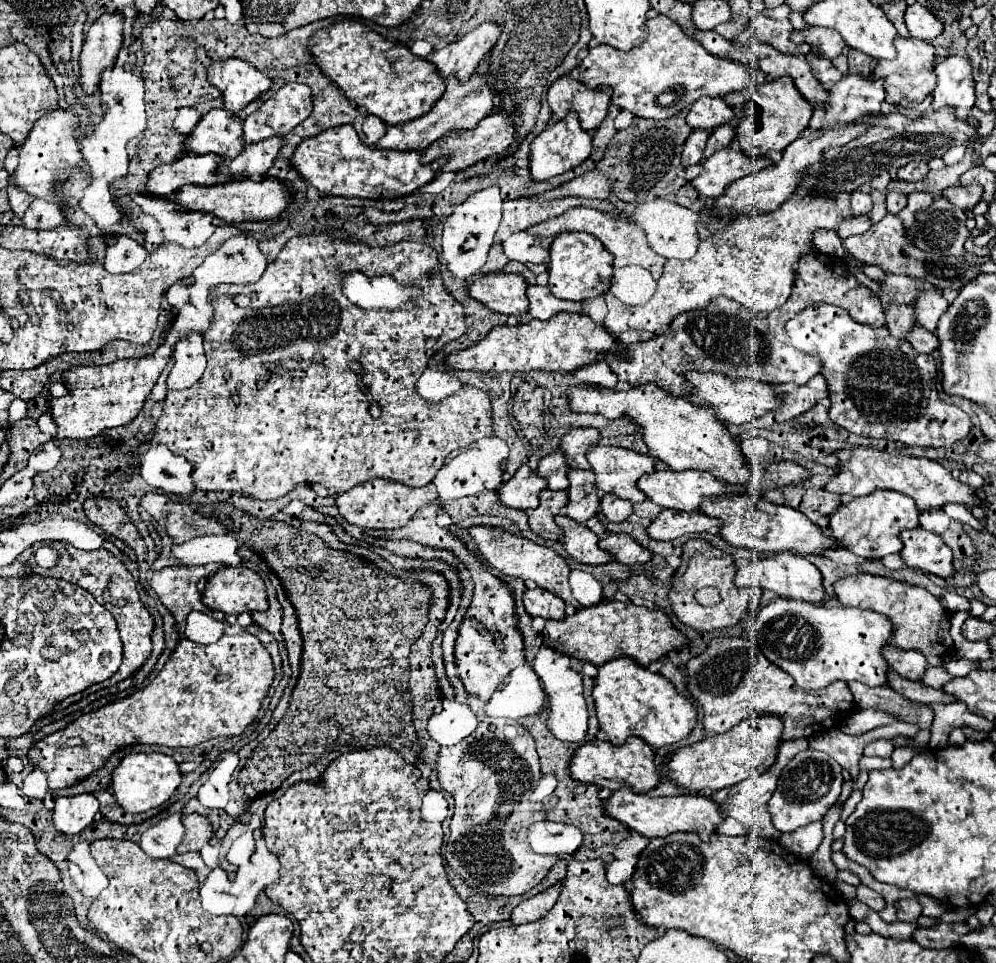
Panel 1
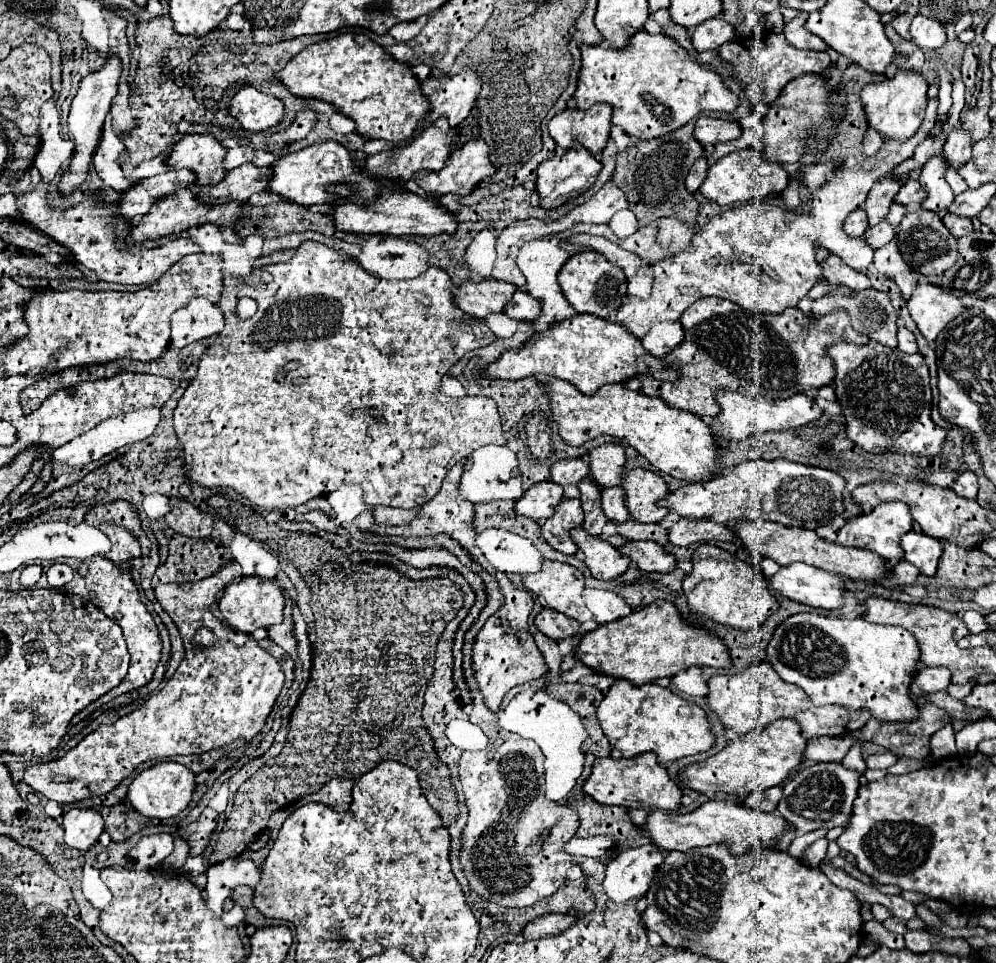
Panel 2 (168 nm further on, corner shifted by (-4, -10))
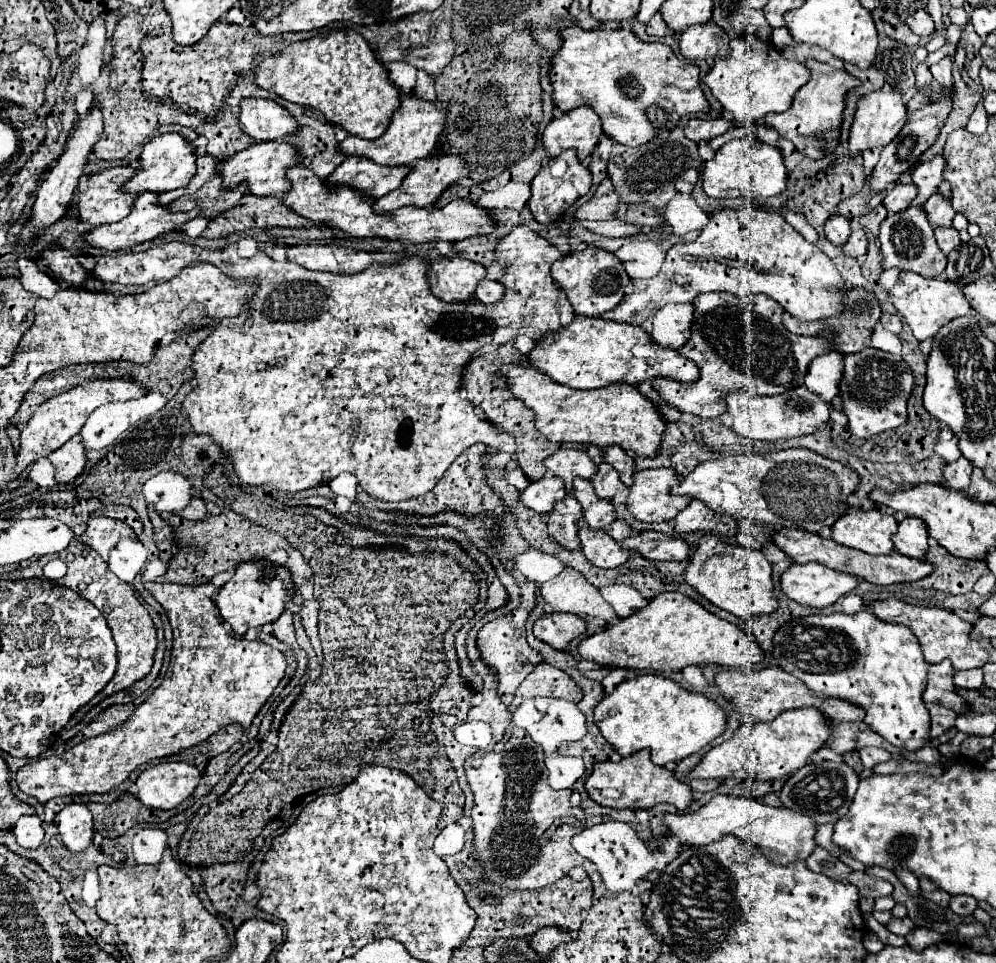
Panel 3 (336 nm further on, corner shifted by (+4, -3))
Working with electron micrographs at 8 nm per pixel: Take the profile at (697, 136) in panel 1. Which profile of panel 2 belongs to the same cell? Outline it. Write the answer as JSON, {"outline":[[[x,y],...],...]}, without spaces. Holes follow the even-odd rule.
{"outline":[[[698,157],[686,177],[686,189],[690,189],[690,193],[696,193],[698,187],[704,183],[704,177],[706,177],[706,171],[708,171],[708,161],[706,157]]]}

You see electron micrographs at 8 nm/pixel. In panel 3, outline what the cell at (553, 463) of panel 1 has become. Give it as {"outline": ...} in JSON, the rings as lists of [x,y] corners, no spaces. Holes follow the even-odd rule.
{"outline":[[[560,450],[546,458],[546,468],[550,474],[564,478],[566,492],[572,496],[572,480],[576,476],[590,478],[596,474],[596,464],[588,458],[584,450]]]}

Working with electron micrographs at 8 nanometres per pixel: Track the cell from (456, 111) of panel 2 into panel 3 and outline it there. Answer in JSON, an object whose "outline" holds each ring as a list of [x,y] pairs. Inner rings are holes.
{"outline":[[[418,96],[402,98],[402,104],[394,112],[388,130],[380,138],[368,142],[358,136],[348,136],[344,142],[340,142],[338,152],[346,154],[346,156],[364,156],[364,158],[370,158],[372,162],[384,164],[384,166],[404,166],[416,158],[426,158],[430,154],[430,150],[434,148],[434,144],[438,140],[438,134],[442,132],[444,116],[446,116],[446,104],[442,104],[442,102],[432,104]]]}

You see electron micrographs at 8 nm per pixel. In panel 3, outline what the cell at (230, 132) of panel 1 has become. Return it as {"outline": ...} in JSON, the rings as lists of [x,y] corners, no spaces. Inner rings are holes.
{"outline":[[[180,134],[154,136],[142,148],[140,172],[134,178],[130,178],[130,182],[126,182],[122,186],[122,190],[128,192],[128,194],[142,194],[142,192],[162,194],[162,192],[170,192],[170,190],[188,186],[188,182],[194,176],[194,170],[196,170],[196,154],[194,154],[194,148],[190,146],[190,142],[186,142]]]}

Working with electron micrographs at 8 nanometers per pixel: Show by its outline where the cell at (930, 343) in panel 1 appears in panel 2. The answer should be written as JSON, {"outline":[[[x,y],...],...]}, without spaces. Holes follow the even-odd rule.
{"outline":[[[906,327],[898,329],[898,349],[904,353],[916,353],[918,351],[918,343],[916,337],[912,335],[912,331],[908,331]]]}

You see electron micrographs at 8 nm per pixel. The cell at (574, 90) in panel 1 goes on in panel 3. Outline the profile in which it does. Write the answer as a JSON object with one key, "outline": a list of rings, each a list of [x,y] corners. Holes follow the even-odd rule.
{"outline":[[[580,106],[572,112],[566,112],[562,118],[554,118],[544,130],[542,144],[550,158],[556,158],[568,148],[574,148],[578,160],[590,156],[602,136],[602,124],[598,114],[590,106]]]}

